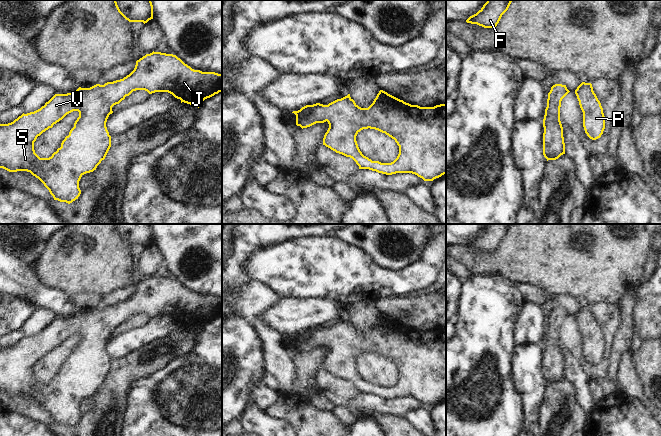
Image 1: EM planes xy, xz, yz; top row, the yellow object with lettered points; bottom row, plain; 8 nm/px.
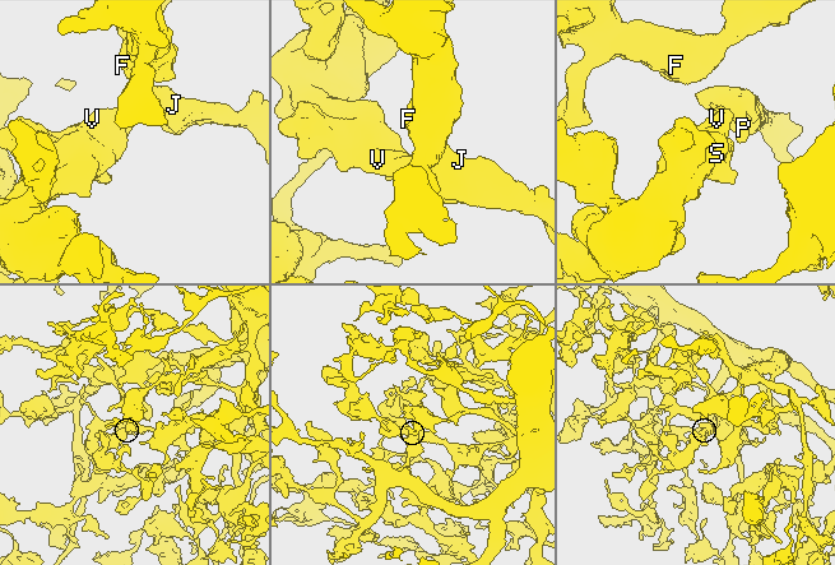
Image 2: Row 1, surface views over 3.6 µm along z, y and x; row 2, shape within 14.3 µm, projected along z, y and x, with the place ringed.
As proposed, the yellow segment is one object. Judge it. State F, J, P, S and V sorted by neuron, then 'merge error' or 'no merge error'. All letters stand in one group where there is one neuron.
F J P S V; no merge error

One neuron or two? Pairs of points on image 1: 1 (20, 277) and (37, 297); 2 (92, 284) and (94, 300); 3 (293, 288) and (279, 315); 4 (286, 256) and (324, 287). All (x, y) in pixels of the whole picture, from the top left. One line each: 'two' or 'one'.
1: one
2: two
3: two
4: one

